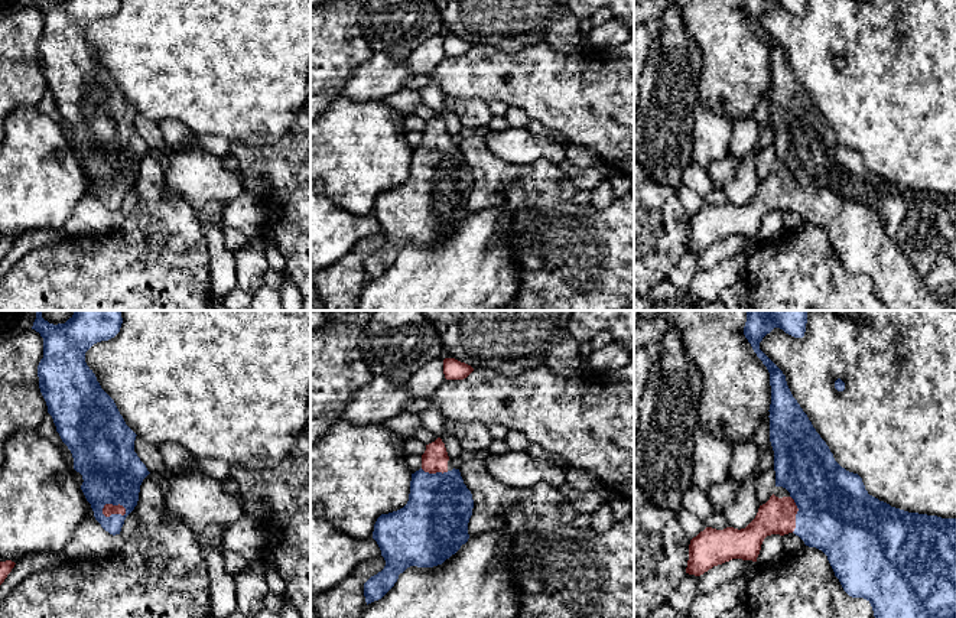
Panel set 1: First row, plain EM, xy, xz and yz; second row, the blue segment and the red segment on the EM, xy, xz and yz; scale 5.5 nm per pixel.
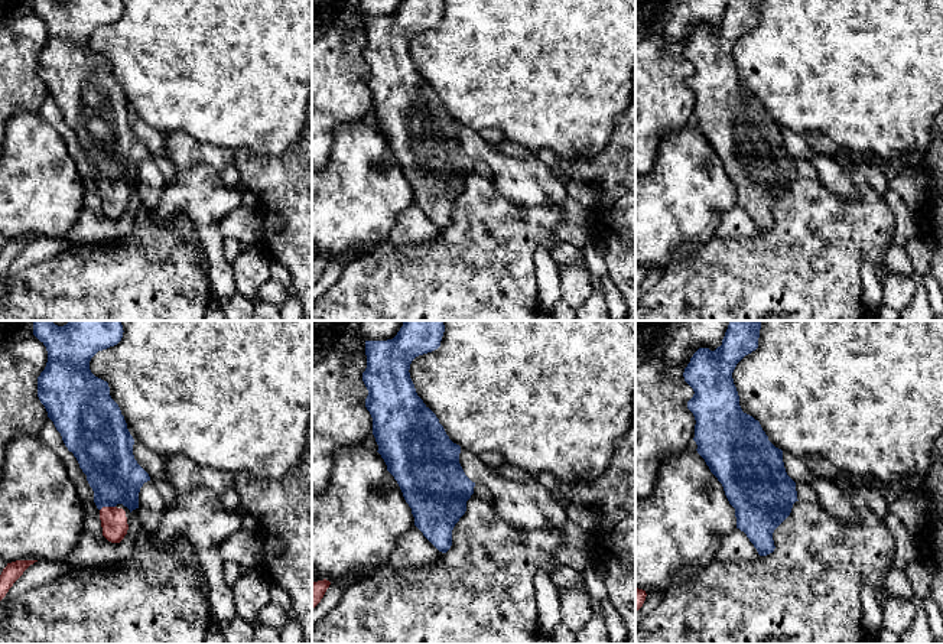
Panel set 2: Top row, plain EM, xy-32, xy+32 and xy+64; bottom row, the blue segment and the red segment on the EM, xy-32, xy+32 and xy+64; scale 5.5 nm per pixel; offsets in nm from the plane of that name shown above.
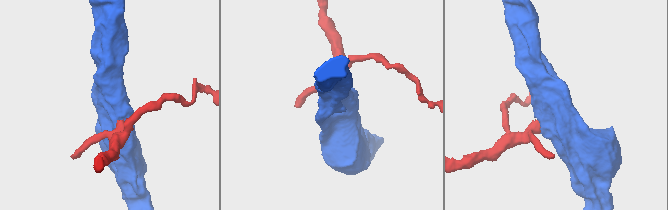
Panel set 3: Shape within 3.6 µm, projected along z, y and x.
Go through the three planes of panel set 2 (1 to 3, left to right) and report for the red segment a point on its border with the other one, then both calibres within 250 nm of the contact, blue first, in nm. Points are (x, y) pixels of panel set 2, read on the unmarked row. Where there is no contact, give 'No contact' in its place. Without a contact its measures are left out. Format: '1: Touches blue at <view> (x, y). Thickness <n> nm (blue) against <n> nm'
1: Touches blue at xy-32 (107, 182). Thickness 300 nm (blue) against 140 nm
2: No contact
3: No contact

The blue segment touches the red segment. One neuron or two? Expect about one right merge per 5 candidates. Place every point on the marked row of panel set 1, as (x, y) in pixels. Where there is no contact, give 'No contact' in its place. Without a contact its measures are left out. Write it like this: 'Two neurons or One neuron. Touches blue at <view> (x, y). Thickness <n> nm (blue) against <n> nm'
One neuron. Touches blue at xy (113, 514). Thickness 340 nm (blue) against 60 nm

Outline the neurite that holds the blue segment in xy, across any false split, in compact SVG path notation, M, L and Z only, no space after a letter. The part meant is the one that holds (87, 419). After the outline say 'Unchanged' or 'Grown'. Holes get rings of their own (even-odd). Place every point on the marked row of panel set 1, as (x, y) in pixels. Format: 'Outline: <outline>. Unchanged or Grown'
Outline: M36 310L32 329L43 338L43 358L38 365L39 388L62 442L82 475L81 489L95 520L110 534L120 534L126 517L139 501L140 485L150 474L134 452L136 433L126 425L114 400L101 388L85 362L85 352L97 342L114 338L121 328L121 310L75 310L65 323L49 323Z. Grown

